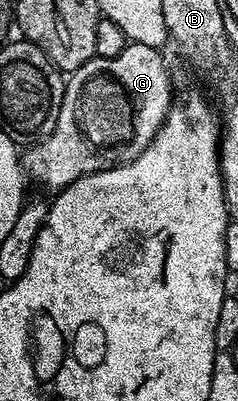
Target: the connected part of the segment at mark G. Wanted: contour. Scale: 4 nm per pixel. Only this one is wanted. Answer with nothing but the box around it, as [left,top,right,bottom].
[26,42,172,189]

